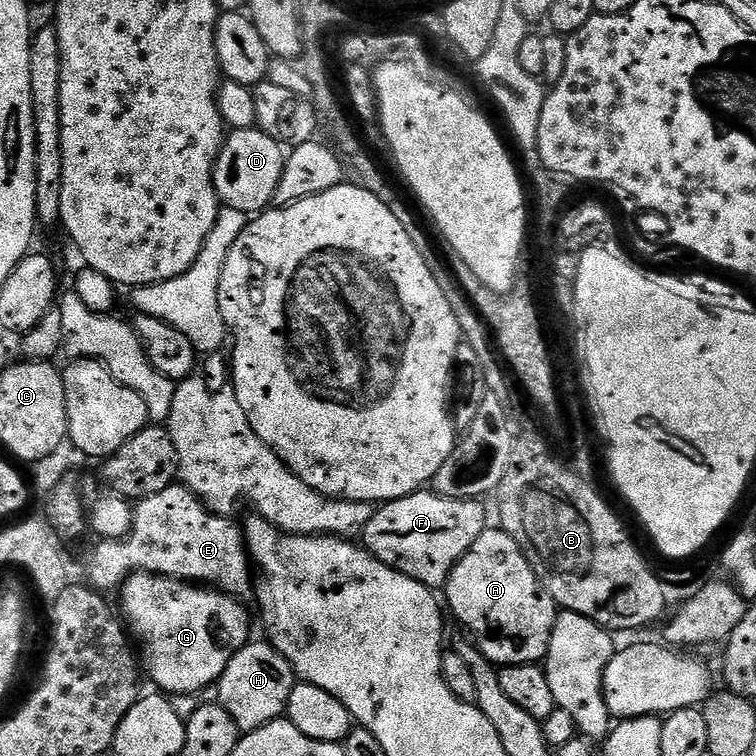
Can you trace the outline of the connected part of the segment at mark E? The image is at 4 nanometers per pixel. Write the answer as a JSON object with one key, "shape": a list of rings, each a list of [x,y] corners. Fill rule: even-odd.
{"shape":[[[176,482],[172,487],[139,501],[132,514],[132,533],[125,540],[106,540],[97,543],[88,560],[87,583],[101,593],[108,594],[111,588],[119,589],[124,581],[136,572],[153,572],[155,576],[169,576],[171,580],[187,580],[207,586],[228,596],[244,598],[254,588],[254,568],[250,563],[248,546],[244,542],[244,529],[228,516],[219,516],[204,505],[198,497]]]}

